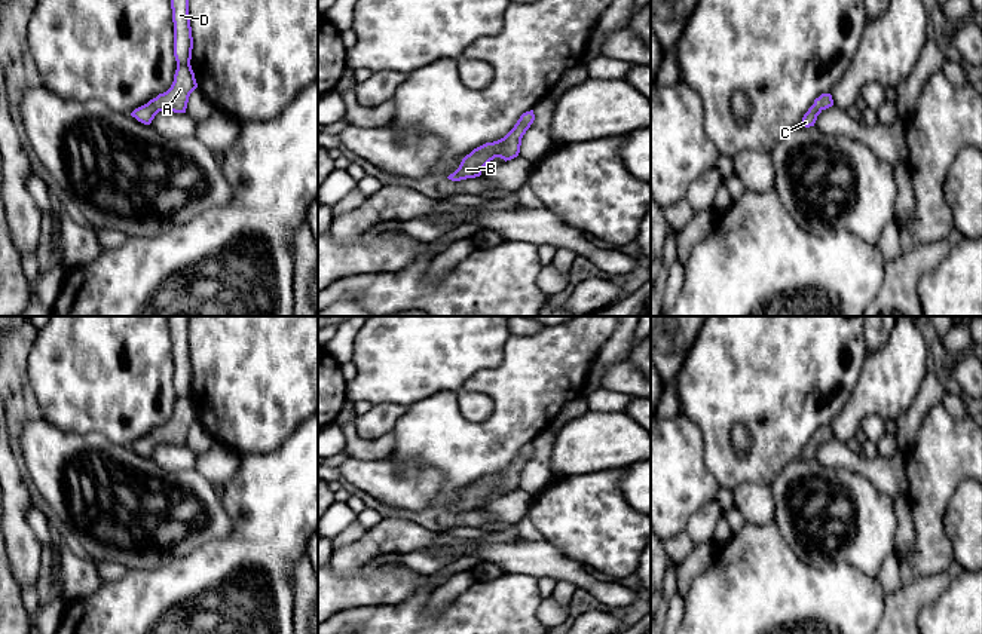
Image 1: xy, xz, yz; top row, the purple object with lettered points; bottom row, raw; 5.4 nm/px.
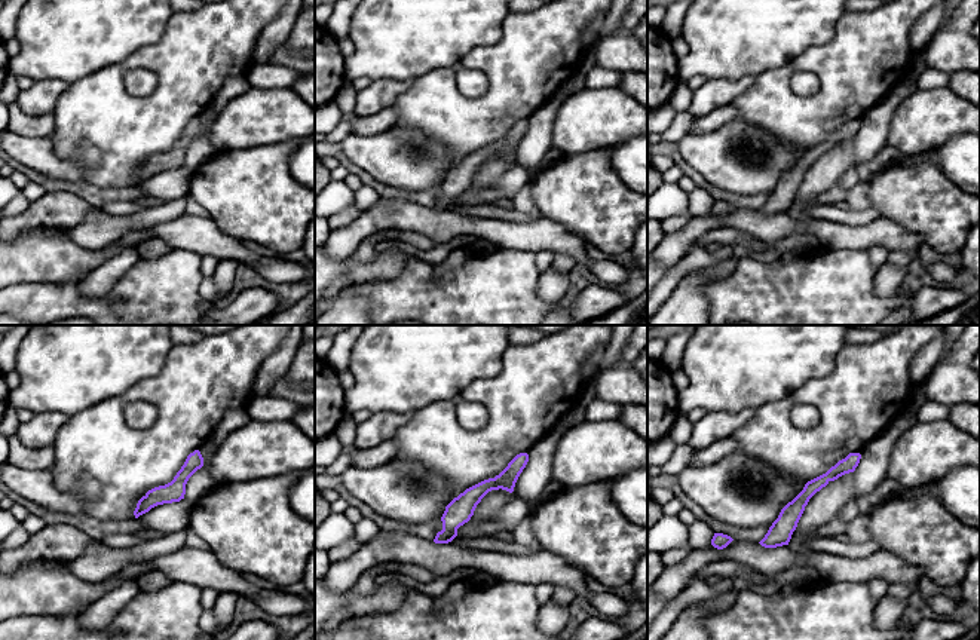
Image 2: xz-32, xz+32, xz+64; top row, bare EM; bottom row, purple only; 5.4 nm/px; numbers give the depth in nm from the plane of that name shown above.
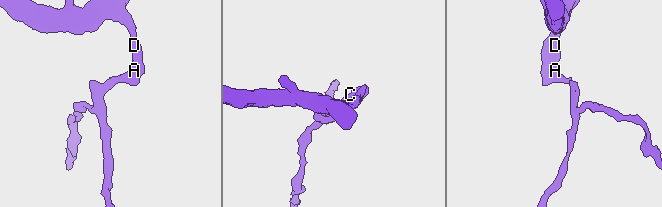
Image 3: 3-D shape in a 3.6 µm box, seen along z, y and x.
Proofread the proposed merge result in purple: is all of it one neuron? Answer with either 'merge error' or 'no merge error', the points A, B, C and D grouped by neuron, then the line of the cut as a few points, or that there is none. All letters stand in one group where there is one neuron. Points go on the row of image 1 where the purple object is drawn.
no merge error | A B C D | no cut

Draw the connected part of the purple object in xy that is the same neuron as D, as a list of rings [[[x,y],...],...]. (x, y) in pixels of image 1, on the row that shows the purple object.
[[[171,0],[174,22],[174,56],[177,70],[171,88],[135,108],[131,116],[150,125],[159,111],[186,113],[190,94],[198,88],[190,65],[193,37],[189,18],[189,0]]]

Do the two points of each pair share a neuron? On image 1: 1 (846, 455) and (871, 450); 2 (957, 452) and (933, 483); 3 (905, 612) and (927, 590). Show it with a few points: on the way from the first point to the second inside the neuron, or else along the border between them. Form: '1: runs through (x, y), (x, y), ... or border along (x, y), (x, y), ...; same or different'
1: border along (863, 453), (869, 458), (877, 456); different
2: runs through (950, 459), (933, 475); same
3: runs through (911, 606), (921, 596); same

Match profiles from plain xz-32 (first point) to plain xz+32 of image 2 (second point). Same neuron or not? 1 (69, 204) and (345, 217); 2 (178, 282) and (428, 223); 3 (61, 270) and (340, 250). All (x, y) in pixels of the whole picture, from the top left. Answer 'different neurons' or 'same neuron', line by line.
1: different neurons
2: different neurons
3: different neurons

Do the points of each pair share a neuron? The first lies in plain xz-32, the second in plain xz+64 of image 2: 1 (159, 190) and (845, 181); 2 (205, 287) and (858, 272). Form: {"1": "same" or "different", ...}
{"1": "same", "2": "different"}

